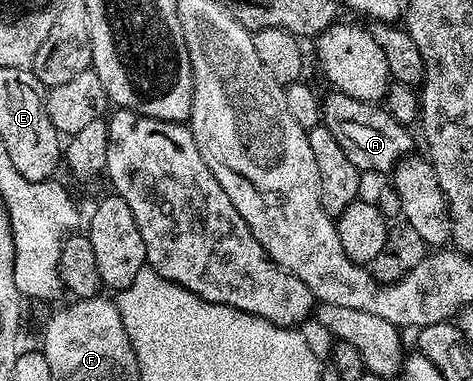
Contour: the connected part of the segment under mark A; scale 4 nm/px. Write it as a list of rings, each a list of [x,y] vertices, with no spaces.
[[[333,90],[322,99],[322,123],[334,133],[338,145],[346,149],[346,157],[362,173],[368,171],[391,172],[401,159],[411,156],[412,135],[407,126],[398,122],[383,106],[346,97],[346,93]]]

